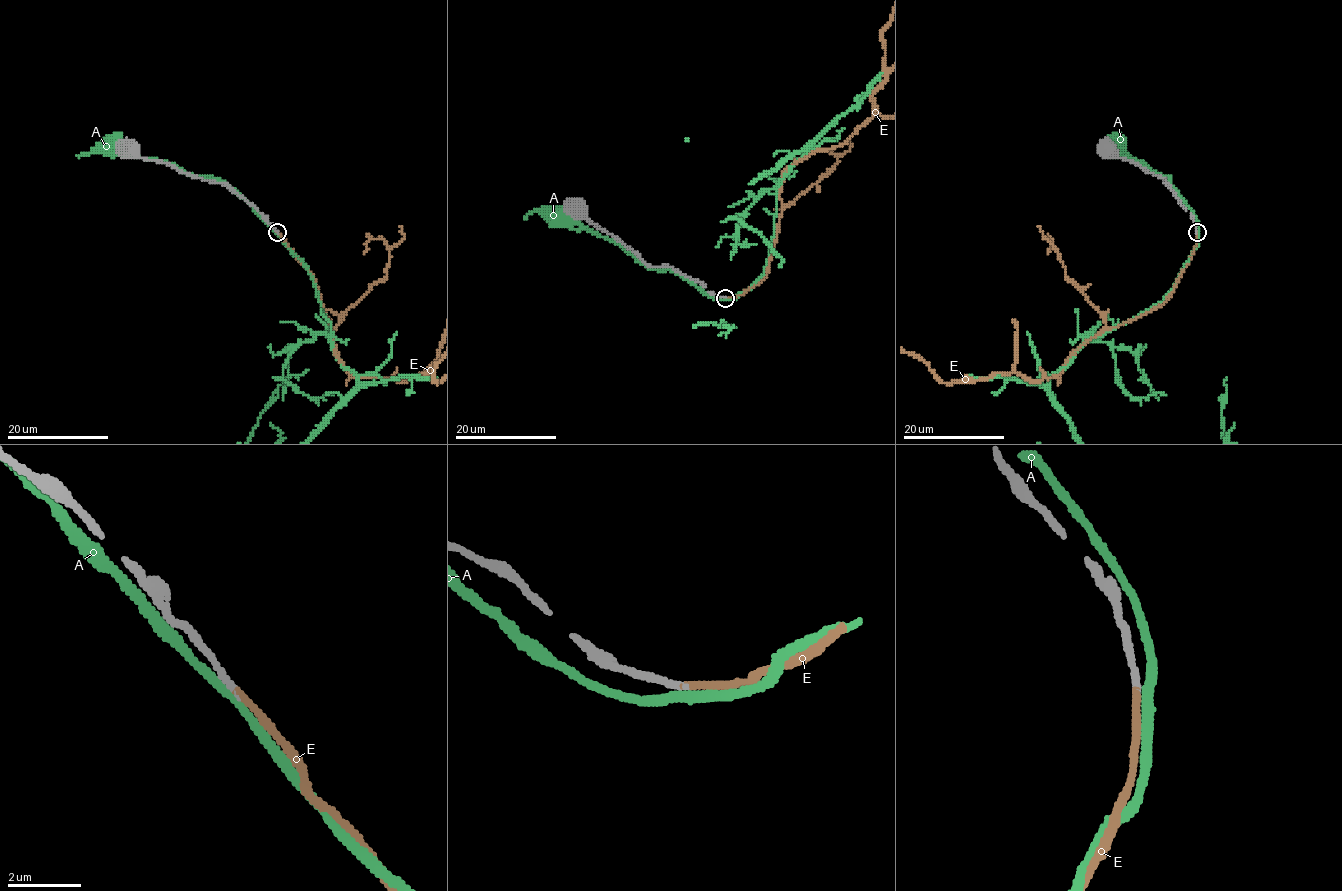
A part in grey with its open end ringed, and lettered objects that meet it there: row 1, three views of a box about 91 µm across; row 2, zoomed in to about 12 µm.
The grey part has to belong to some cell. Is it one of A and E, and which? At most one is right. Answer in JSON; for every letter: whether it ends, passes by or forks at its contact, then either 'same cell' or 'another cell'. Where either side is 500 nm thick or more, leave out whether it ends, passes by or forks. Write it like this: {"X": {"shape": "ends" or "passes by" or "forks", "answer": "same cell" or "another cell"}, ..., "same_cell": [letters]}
{"A": {"shape": "passes by", "answer": "another cell"}, "E": {"shape": "ends", "answer": "same cell"}, "same_cell": ["E"]}

